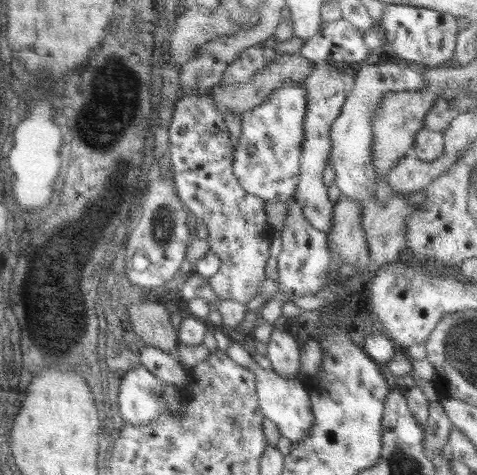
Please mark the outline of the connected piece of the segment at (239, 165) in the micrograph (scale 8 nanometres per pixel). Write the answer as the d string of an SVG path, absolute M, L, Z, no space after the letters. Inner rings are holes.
M286 81L258 106L241 116L242 130L235 142L233 173L246 192L270 202L286 203L295 197L299 183L306 111L305 84Z

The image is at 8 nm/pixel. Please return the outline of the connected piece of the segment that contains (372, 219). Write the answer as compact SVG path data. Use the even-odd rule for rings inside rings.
M390 60L384 61L384 63L377 62L371 65L359 64L356 78L352 78L352 82L349 85L348 94L346 100L343 102L340 114L334 119L330 129L330 140L332 143L330 156L327 164L330 164L334 170L335 179L334 186L338 188L341 196L350 197L356 199L362 206L361 223L362 228L367 234L367 245L369 248L369 258L372 262L371 269L377 266L394 262L400 258L401 252L405 250L405 220L412 213L419 211L419 207L409 205L404 199L404 194L393 194L390 185L385 182L374 182L374 169L372 169L371 163L371 144L373 141L372 127L370 126L371 118L373 117L373 110L377 107L380 99L385 92L398 92L398 91L414 91L420 90L427 85L428 81L424 72L421 71L421 67L418 65L412 66L409 63Z

